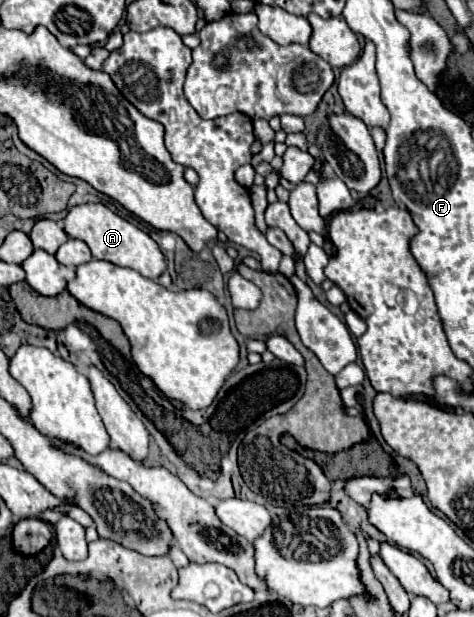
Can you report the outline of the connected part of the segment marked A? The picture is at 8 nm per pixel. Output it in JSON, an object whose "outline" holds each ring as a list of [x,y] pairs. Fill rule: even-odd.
{"outline":[[[80,204],[80,206],[70,208],[68,216],[64,218],[64,230],[68,236],[84,240],[90,246],[92,256],[98,260],[106,260],[106,262],[112,262],[124,268],[132,268],[152,280],[158,278],[166,270],[164,254],[160,252],[158,244],[146,232],[142,232],[128,220],[120,218],[118,214],[114,214],[104,204]]]}

